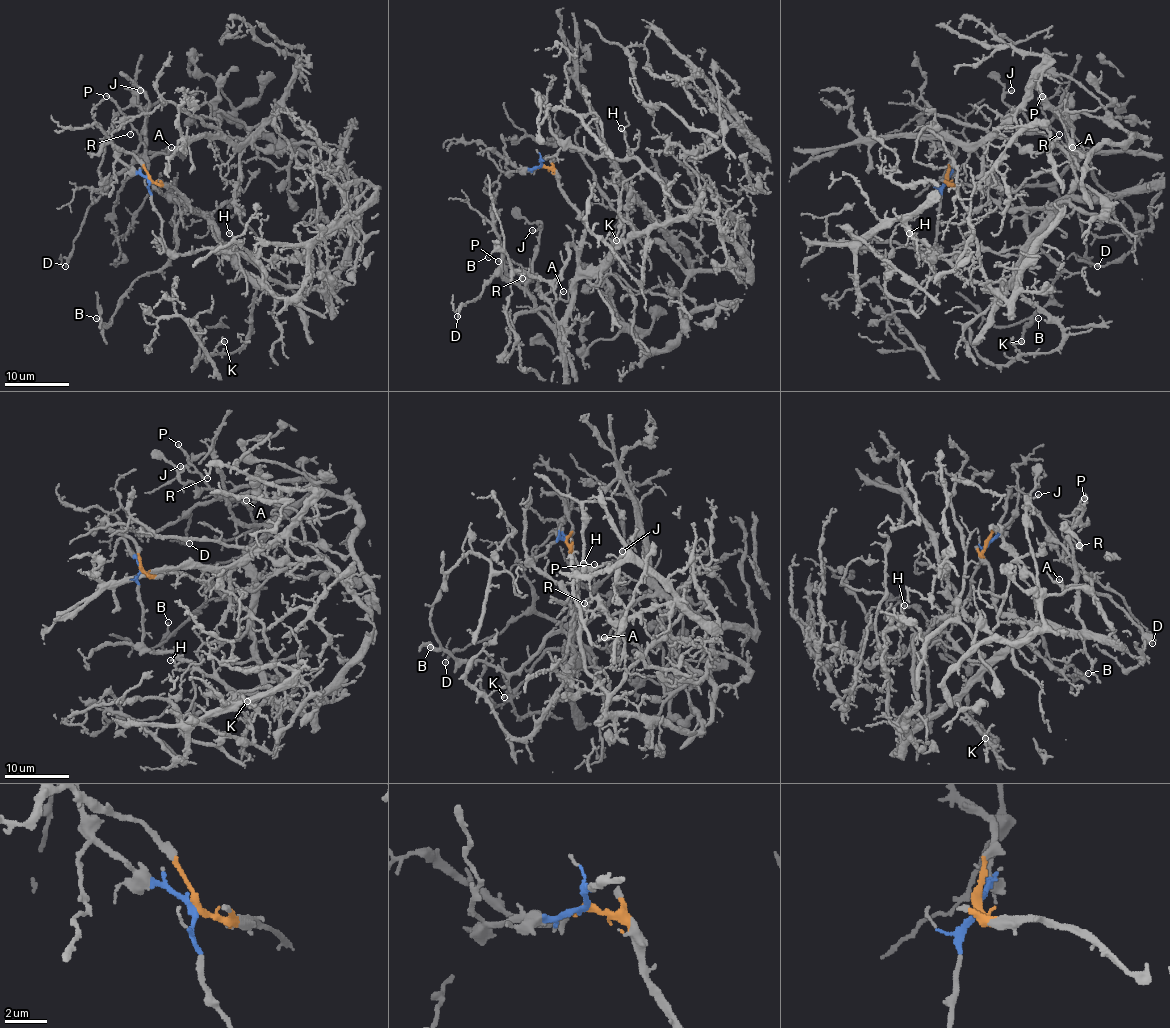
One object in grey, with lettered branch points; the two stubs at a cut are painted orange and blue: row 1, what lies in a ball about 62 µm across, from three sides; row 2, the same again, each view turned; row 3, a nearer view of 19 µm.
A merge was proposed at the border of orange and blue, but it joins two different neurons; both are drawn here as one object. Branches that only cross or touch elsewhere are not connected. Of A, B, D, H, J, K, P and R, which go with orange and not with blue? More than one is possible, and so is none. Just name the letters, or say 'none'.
B, K

